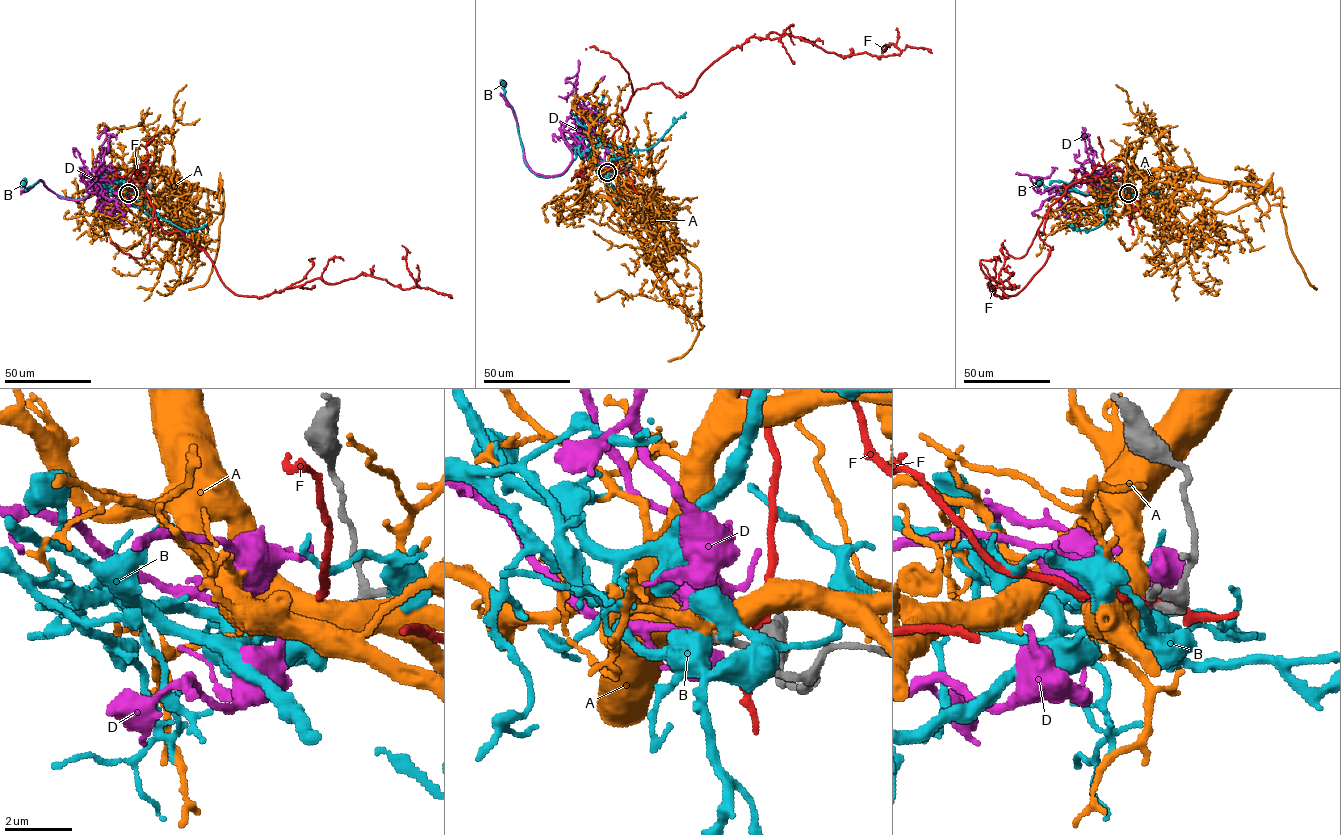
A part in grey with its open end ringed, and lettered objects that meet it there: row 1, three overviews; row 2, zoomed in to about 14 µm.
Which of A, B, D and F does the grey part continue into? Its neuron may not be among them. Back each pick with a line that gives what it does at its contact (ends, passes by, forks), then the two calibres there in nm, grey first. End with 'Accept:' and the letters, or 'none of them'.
D: It passes by. Thickness 260 nm (grey) against 260 nm
Accept: D

